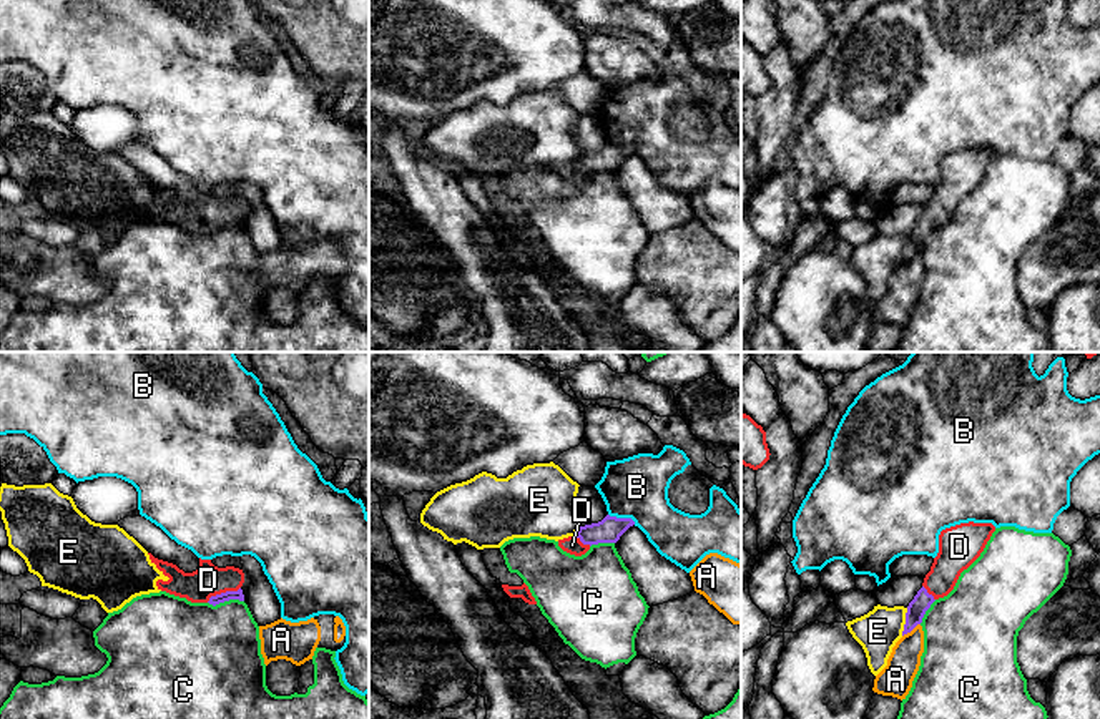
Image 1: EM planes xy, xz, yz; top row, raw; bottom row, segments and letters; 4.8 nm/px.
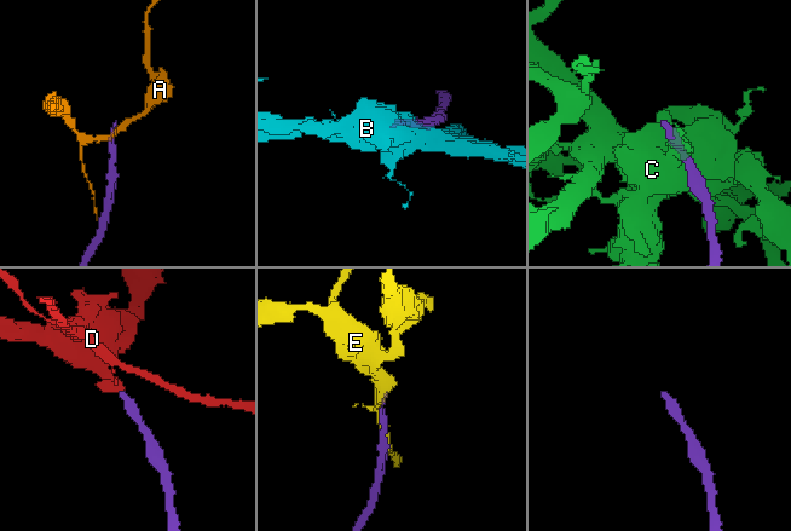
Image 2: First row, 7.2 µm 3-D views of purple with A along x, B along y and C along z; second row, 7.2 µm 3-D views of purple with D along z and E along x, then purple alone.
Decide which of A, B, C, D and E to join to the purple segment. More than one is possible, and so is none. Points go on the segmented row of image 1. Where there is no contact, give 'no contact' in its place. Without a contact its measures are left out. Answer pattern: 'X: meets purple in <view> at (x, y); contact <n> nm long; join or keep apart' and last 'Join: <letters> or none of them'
A: meets purple in yz at (911, 630); contact 110 nm long; keep apart
B: meets purple in xz at (622, 518); contact 140 nm long; keep apart
C: meets purple in xy at (225, 600); contact 180 nm long; keep apart
D: meets purple in xy at (223, 593); contact 180 nm long; join
E: meets purple in yz at (906, 621); contact 140 nm long; keep apart
Join: D

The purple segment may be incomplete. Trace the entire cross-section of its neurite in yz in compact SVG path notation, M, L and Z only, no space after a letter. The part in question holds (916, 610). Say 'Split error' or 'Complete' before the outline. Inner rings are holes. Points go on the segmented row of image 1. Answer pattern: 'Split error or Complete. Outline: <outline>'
Split error. Outline: M974 521L940 531L939 553L924 578L922 588L907 606L902 636L922 623L926 611L935 599L954 589L960 573L980 556L994 531L992 523Z

